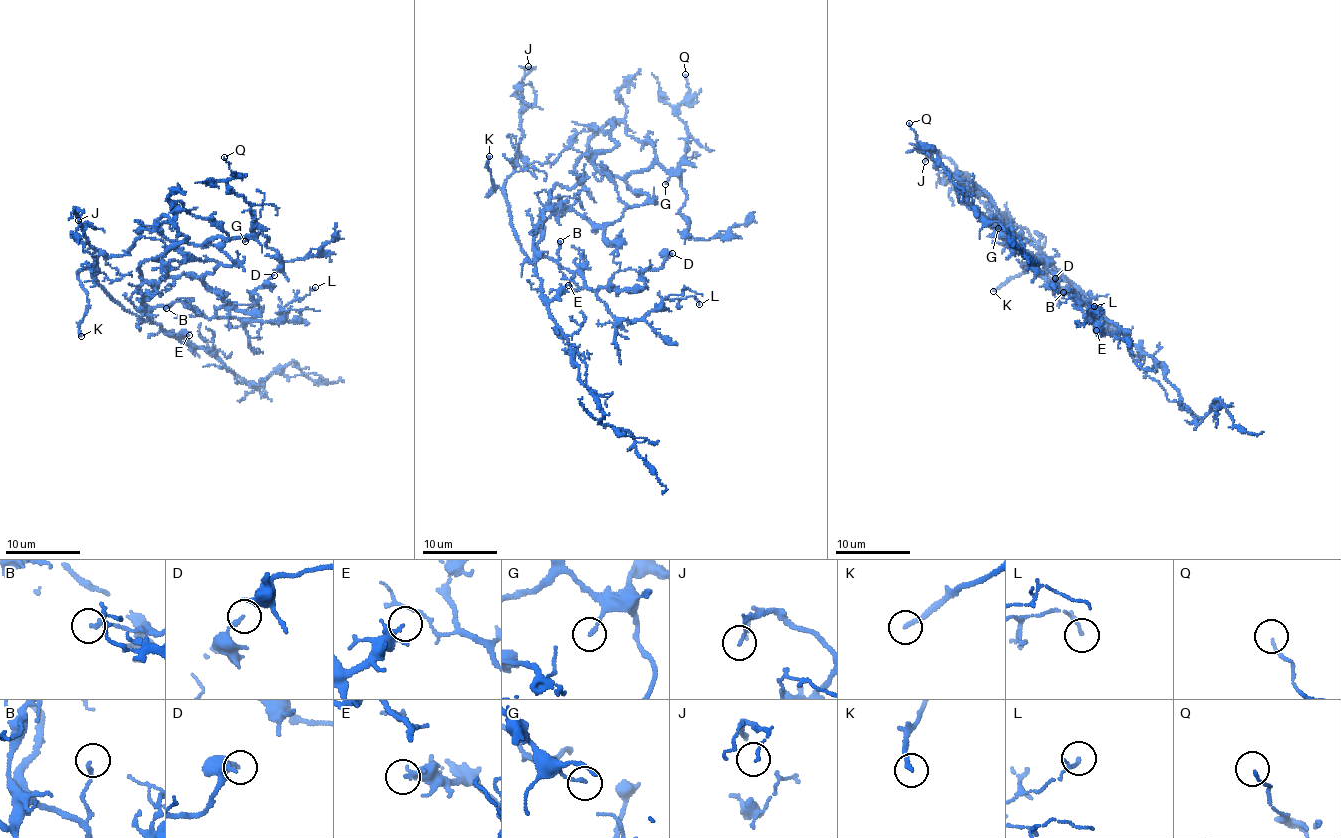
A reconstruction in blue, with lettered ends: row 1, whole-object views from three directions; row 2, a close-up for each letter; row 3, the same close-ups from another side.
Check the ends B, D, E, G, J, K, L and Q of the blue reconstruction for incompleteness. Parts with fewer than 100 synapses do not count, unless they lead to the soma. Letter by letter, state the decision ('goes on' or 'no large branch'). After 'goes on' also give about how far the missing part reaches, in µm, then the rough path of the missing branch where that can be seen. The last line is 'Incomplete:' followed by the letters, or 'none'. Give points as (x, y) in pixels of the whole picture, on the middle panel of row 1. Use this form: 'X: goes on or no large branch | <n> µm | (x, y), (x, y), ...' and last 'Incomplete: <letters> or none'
B: no large branch
D: no large branch
E: no large branch
G: no large branch
J: no large branch
K: goes on | 25 µm | (489, 156), (494, 148), (487, 137), (464, 136), (448, 151), (437, 140), (443, 127)
L: no large branch
Q: no large branch
Incomplete: K

